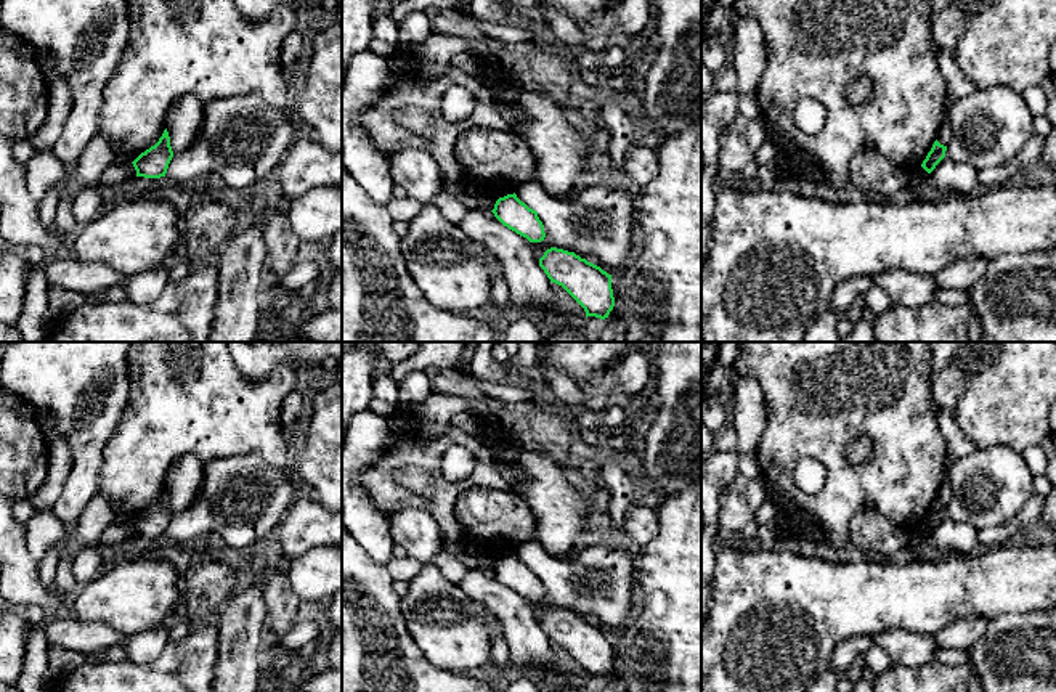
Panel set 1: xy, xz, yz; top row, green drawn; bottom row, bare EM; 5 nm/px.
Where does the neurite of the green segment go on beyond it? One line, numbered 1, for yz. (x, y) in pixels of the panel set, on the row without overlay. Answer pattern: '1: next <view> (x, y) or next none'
1: next none

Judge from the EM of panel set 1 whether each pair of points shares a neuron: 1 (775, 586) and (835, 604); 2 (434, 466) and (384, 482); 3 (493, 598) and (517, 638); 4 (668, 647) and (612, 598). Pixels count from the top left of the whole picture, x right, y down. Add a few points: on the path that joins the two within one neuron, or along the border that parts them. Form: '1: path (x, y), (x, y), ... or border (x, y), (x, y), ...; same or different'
1: path (790, 599), (798, 599), (803, 604), (820, 604); same
2: path (419, 458), (398, 458), (389, 468); same
3: path (503, 607), (517, 622), (517, 628); same
4: border (636, 614), (612, 636); different

